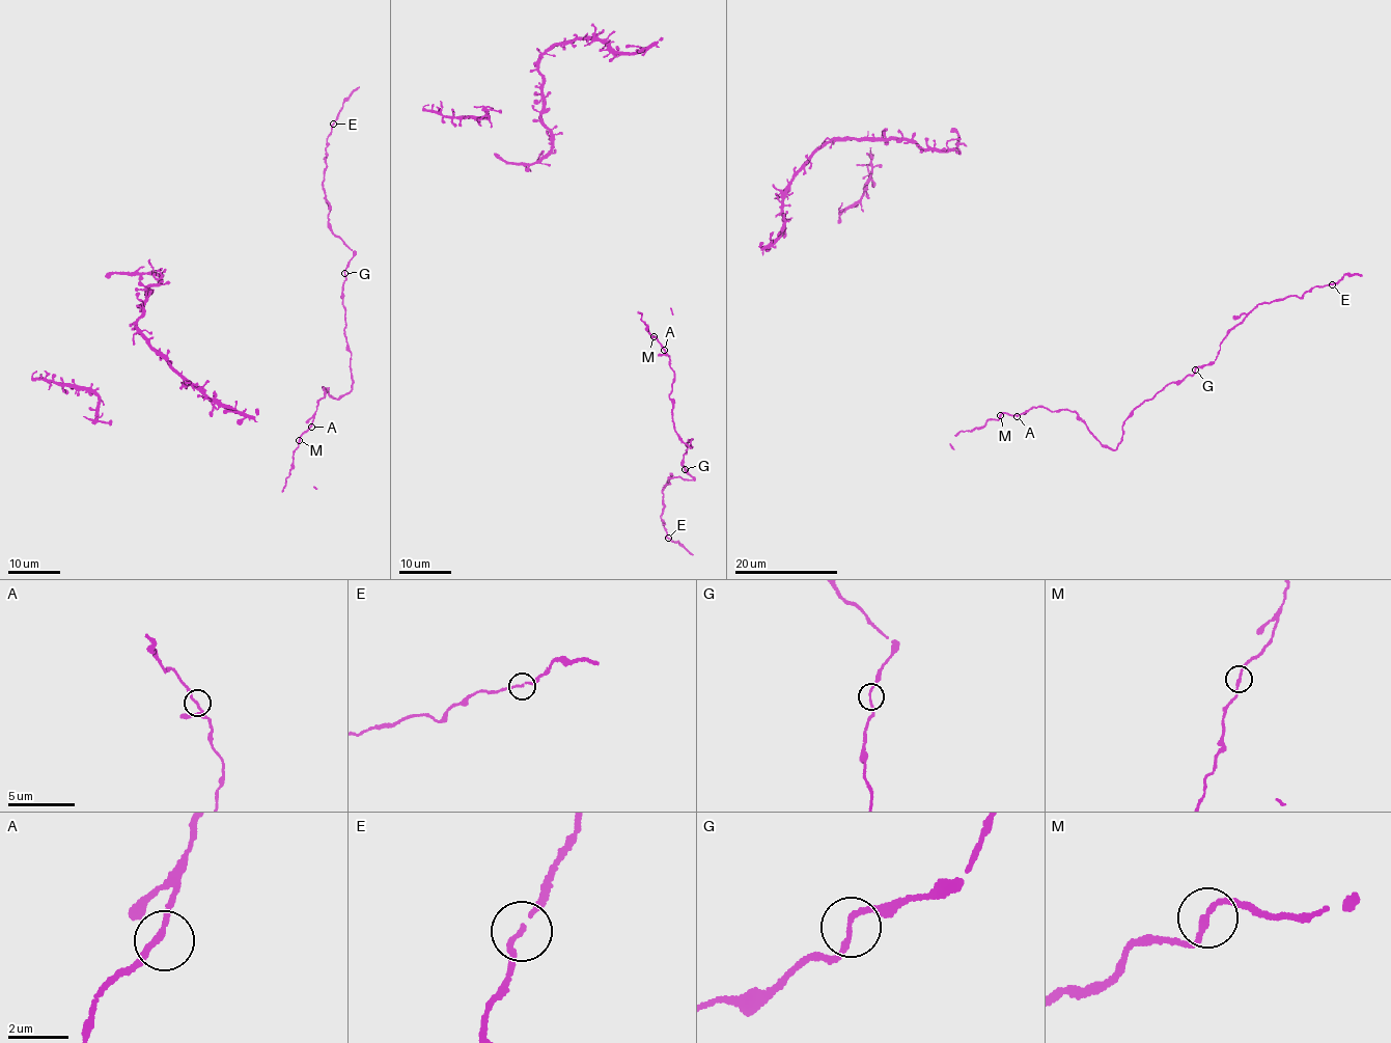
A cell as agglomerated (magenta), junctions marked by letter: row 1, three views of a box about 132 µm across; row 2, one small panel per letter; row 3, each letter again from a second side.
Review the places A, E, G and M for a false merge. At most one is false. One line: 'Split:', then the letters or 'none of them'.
Split: none of them

